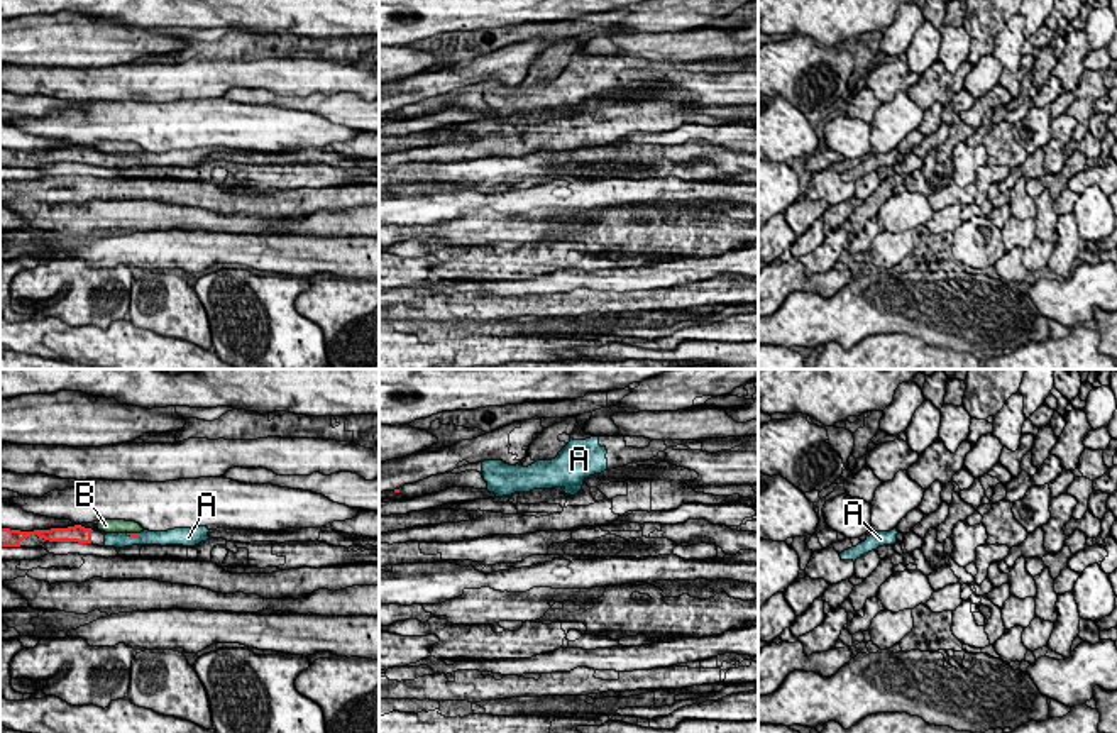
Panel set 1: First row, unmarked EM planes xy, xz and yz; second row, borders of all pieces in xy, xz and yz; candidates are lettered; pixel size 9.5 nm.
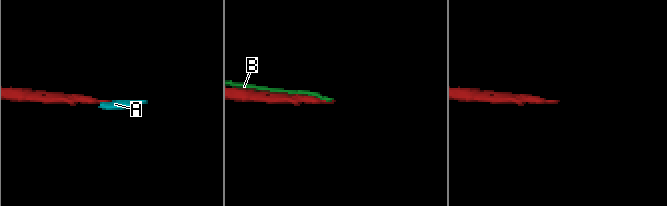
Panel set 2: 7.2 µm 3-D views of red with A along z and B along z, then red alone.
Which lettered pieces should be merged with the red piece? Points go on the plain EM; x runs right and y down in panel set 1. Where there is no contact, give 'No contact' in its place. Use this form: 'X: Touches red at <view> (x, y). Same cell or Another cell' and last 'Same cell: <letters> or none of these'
A: Touches red at xy (134, 156). Same cell
B: Touches red at xy (134, 154). Another cell
Same cell: A

